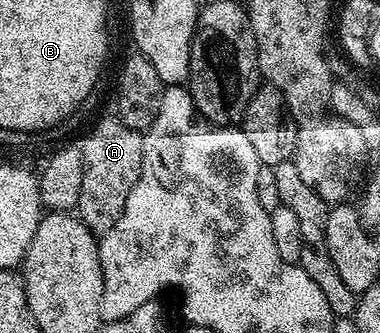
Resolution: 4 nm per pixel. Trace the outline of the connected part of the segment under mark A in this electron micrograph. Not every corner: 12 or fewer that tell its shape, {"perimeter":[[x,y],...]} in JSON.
{"perimeter":[[104,118],[82,142],[78,216],[97,236],[142,172],[141,131]]}

